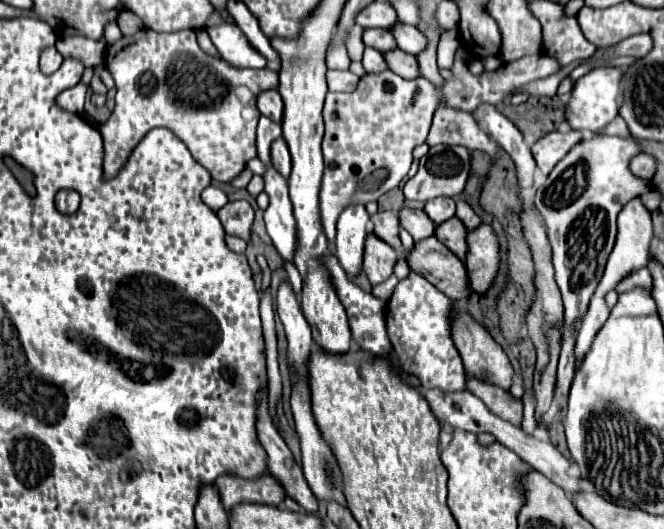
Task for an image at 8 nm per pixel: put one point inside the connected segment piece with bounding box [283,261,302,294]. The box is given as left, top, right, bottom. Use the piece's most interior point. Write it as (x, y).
(294, 277)

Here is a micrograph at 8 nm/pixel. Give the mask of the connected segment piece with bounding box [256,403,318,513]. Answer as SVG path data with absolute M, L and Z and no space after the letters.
M268 403L260 405L260 409L262 409L260 411L262 415L256 425L258 425L258 433L260 433L260 443L264 445L264 449L268 453L268 471L272 473L272 477L276 477L280 481L280 485L284 487L288 497L298 501L308 513L314 513L318 509L318 501L312 495L312 491L308 489L304 473L302 473L300 465L296 465L288 445L284 443L280 433L274 429L270 415L268 415Z

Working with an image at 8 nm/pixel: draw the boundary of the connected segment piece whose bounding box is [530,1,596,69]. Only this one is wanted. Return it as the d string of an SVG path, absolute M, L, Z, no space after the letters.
M532 1L530 5L544 29L544 55L556 59L562 69L588 59L596 51L580 33L578 19L564 13L564 5L554 1Z

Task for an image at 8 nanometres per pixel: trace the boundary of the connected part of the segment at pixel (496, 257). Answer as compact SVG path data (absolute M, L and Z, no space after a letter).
M480 225L468 233L468 277L472 291L486 293L500 269L500 243L490 225Z

